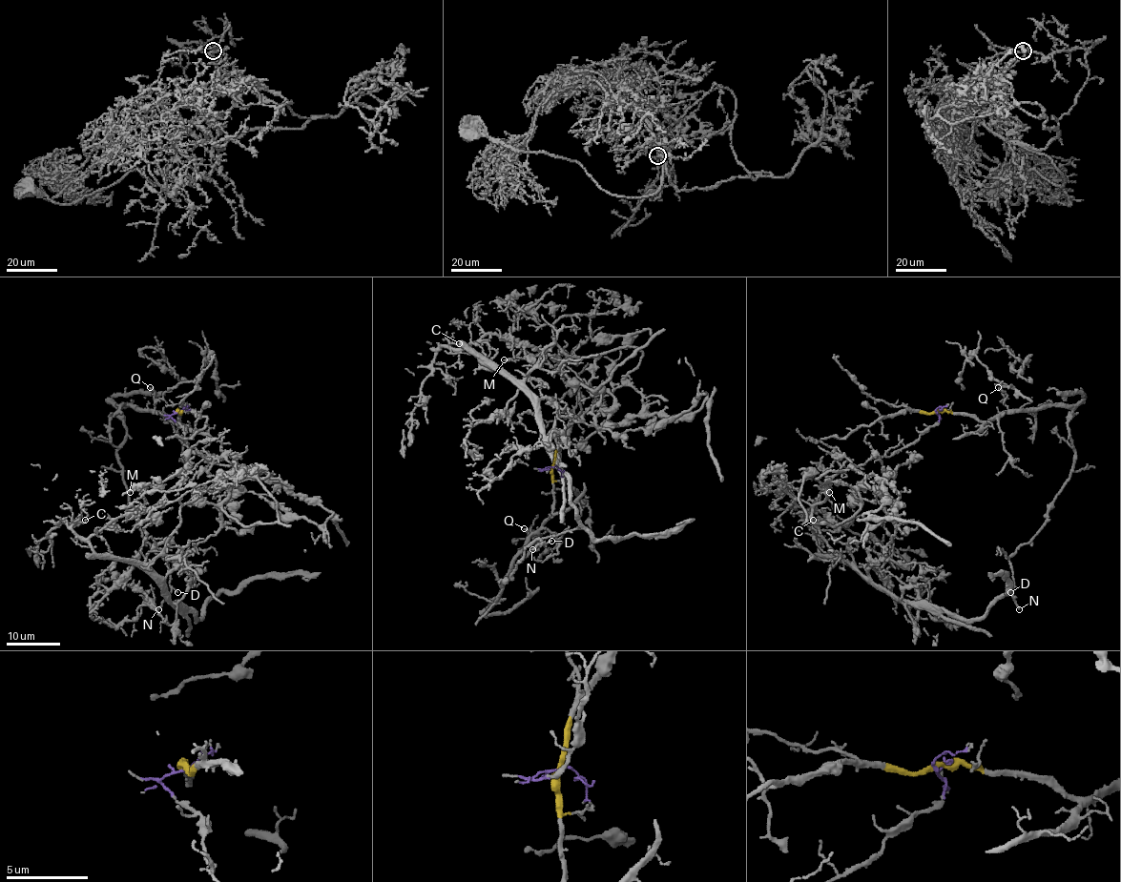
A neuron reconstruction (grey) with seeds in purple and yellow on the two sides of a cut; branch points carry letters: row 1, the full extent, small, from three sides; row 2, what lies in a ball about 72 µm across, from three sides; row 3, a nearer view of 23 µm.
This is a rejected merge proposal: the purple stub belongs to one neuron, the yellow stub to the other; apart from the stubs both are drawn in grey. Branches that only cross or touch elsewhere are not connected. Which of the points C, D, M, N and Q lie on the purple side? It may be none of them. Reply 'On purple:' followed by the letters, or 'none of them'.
On purple: C, M

